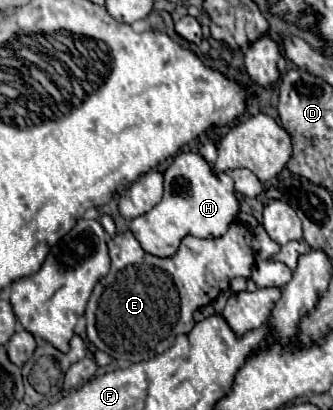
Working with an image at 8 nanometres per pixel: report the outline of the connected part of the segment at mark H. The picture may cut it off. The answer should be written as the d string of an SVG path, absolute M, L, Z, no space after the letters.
M180 152L178 156L174 156L174 162L166 168L164 172L164 198L160 200L160 204L156 204L150 212L136 216L128 222L128 228L132 230L132 234L136 236L136 240L140 242L140 246L154 256L170 256L174 254L174 250L178 250L178 242L186 236L192 234L196 238L218 238L226 232L226 226L230 226L230 222L236 220L238 214L238 200L234 194L234 182L228 174L214 174L210 164L194 152Z

